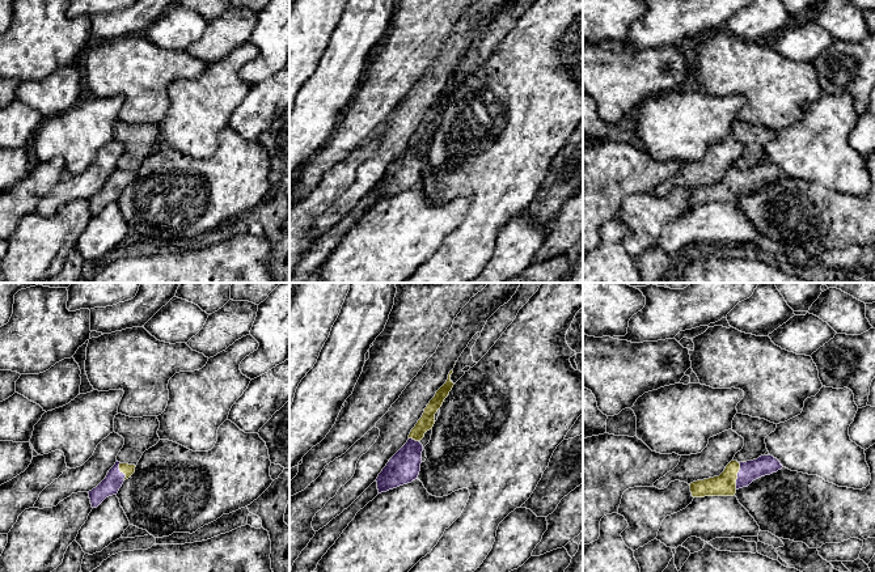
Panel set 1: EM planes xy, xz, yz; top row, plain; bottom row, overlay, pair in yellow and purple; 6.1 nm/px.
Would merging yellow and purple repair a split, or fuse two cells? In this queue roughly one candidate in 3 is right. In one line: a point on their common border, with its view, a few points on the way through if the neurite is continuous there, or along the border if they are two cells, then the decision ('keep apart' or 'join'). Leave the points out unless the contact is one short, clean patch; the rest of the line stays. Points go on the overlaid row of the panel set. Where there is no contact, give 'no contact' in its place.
meets yellow in yz at (736, 475); runs through yz (725, 484), (736, 475), (765, 465); join

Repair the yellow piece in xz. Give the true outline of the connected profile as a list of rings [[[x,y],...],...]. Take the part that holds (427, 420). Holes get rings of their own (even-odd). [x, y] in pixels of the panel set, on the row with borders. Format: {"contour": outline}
{"contour": [[[453,370],[449,372],[447,382],[436,391],[435,397],[424,408],[422,418],[411,429],[407,442],[389,459],[379,474],[376,479],[379,493],[411,483],[418,478],[423,452],[423,445],[419,441],[427,431],[432,429],[435,414],[455,385],[451,381],[452,373]]]}

